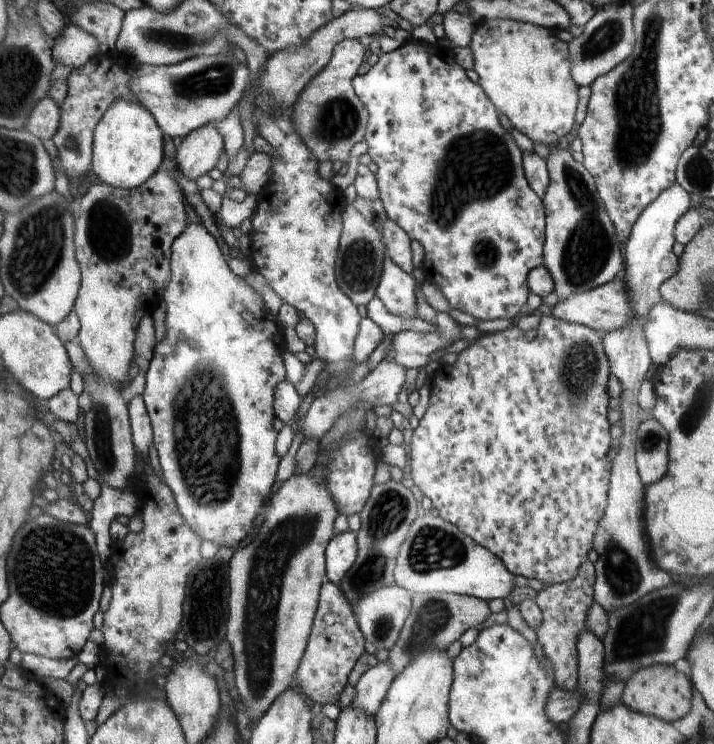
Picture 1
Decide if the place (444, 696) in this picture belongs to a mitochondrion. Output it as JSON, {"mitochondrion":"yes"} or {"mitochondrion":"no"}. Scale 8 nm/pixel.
{"mitochondrion":"no"}

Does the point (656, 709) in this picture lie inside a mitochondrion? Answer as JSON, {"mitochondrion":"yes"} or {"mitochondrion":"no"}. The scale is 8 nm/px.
{"mitochondrion":"no"}

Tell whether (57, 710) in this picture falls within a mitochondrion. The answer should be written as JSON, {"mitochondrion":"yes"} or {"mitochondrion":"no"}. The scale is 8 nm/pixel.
{"mitochondrion":"no"}

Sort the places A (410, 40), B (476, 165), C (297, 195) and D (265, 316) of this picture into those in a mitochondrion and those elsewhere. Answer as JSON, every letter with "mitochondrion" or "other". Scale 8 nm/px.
{"A":"other","B":"mitochondrion","C":"other","D":"other"}

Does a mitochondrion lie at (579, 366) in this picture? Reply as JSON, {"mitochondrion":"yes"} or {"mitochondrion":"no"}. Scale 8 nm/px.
{"mitochondrion":"yes"}

